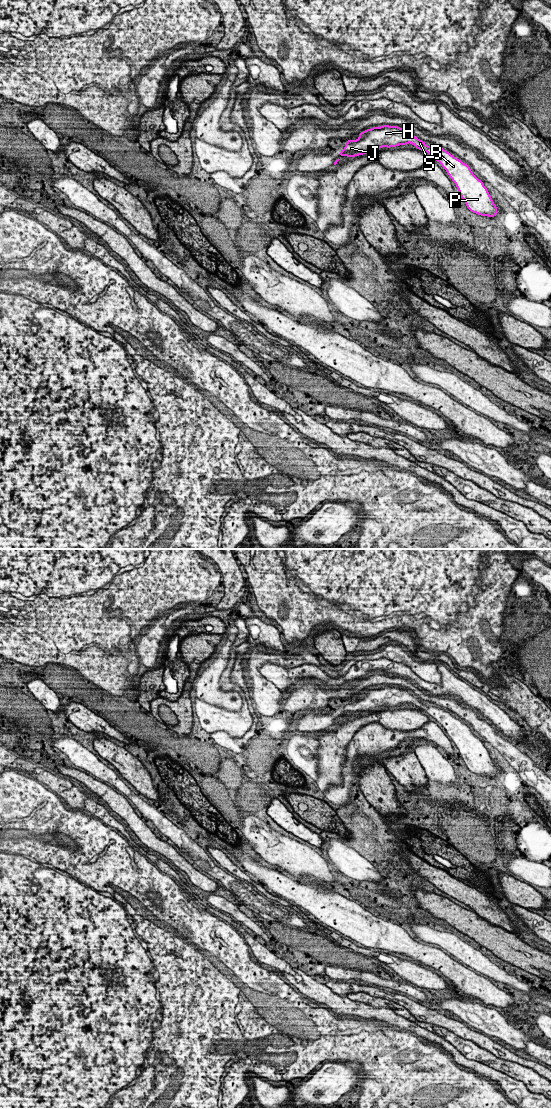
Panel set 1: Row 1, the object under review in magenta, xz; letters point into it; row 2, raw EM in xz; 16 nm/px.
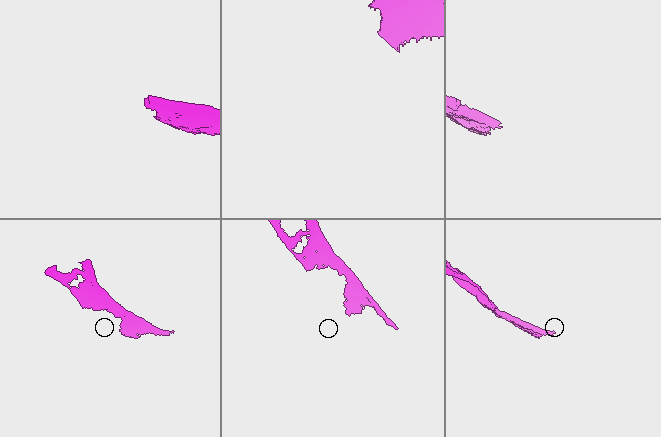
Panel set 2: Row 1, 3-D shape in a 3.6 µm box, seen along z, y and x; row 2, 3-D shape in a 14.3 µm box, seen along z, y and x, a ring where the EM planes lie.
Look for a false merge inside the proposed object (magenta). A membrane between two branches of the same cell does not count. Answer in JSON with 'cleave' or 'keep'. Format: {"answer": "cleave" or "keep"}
{"answer": "keep"}

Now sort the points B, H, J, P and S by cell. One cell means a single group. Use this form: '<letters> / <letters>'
B H J P S

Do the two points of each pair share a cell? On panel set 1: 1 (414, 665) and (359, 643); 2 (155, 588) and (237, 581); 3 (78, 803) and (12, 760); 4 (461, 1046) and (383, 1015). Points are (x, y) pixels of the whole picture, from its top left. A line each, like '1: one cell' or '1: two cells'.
1: two cells
2: two cells
3: one cell
4: two cells

